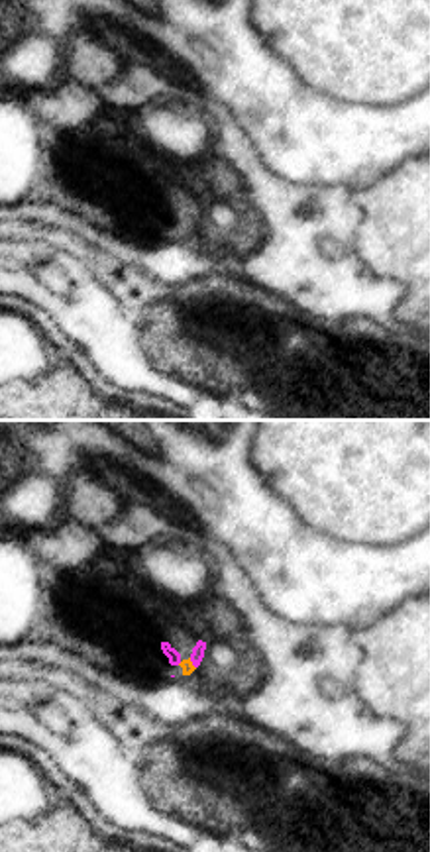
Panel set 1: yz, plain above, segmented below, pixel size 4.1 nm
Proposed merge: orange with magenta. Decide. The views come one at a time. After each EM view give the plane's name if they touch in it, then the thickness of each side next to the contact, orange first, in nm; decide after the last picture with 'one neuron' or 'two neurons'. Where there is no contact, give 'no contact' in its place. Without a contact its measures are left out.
meets orange in yz; 50 nm thick on the orange side, 50 nm on the other

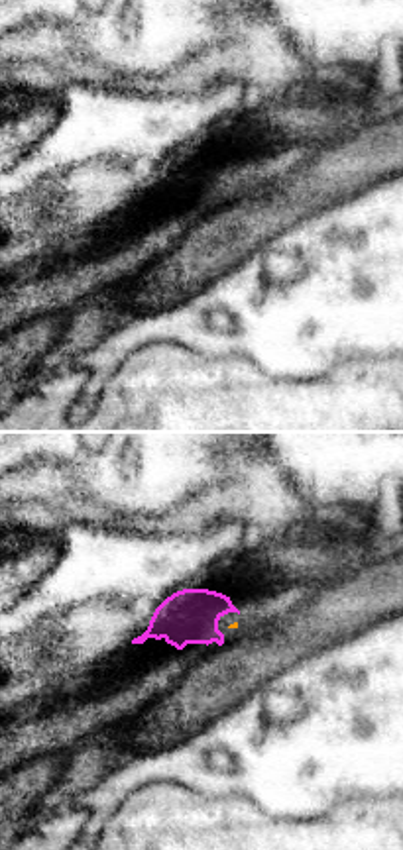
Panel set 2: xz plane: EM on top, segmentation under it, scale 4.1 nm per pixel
no contact

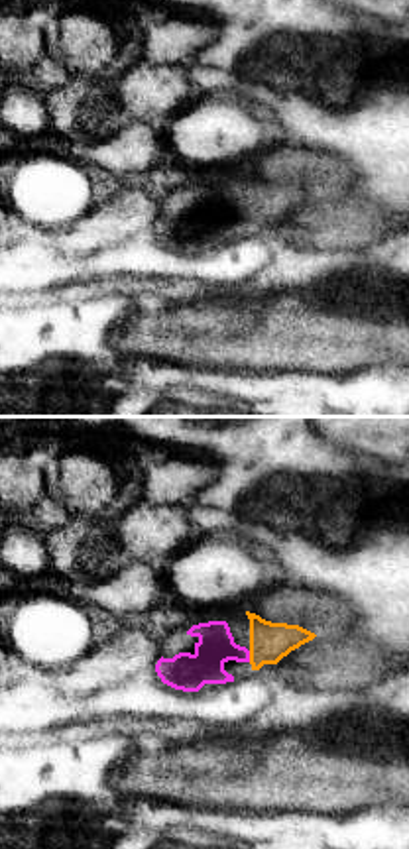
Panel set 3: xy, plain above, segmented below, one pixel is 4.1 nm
meets orange in xy; 160 nm thick on the orange side, 150 nm on the other

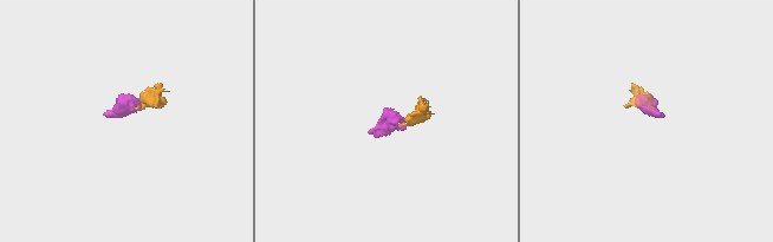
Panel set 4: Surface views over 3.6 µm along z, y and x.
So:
one neuron

